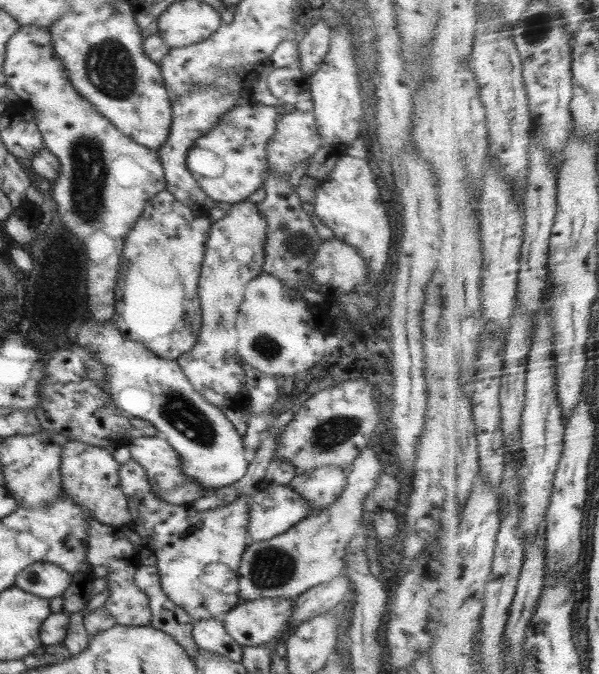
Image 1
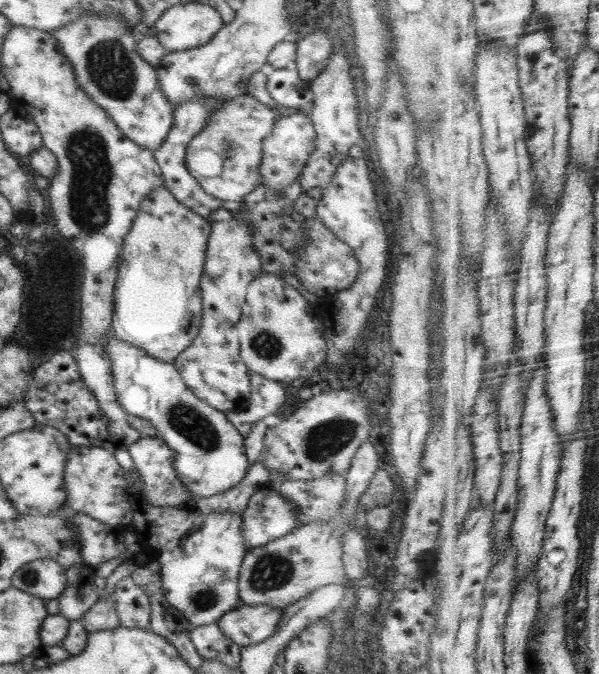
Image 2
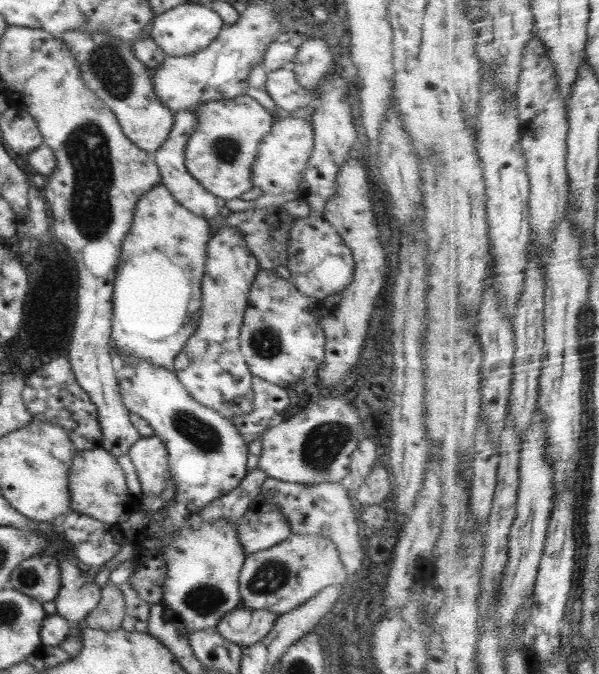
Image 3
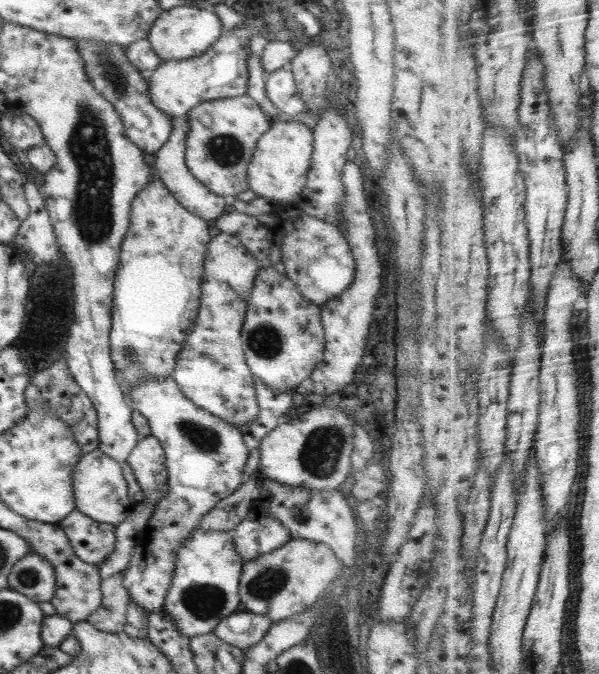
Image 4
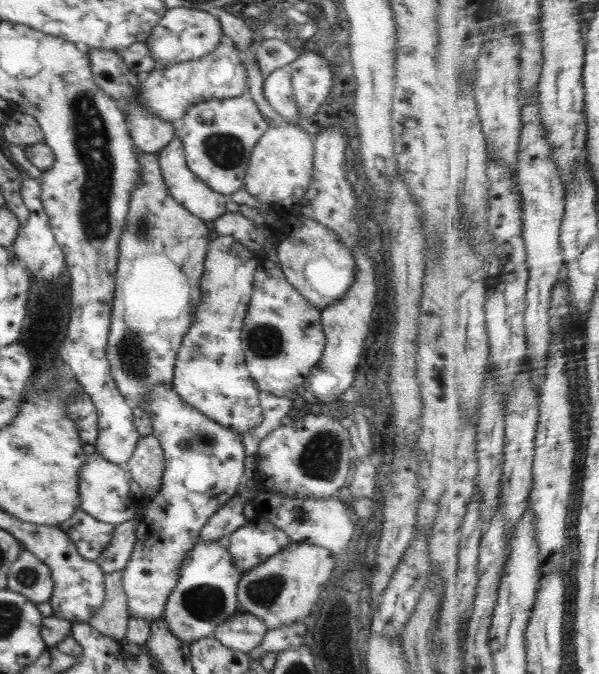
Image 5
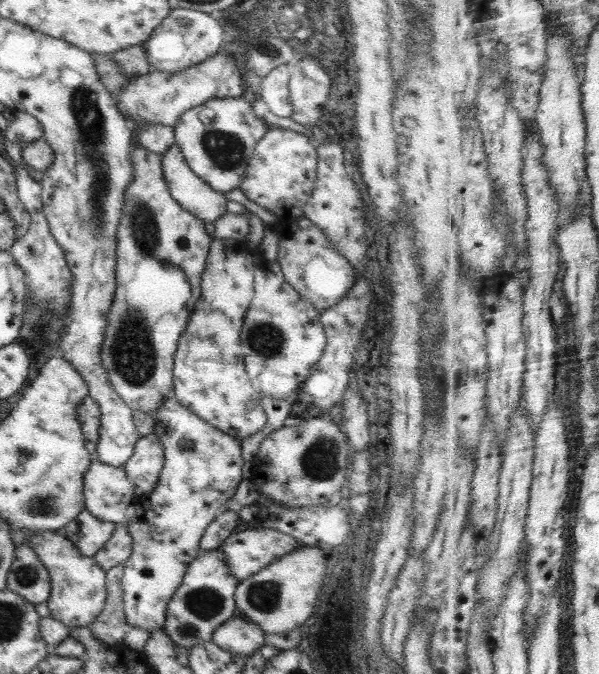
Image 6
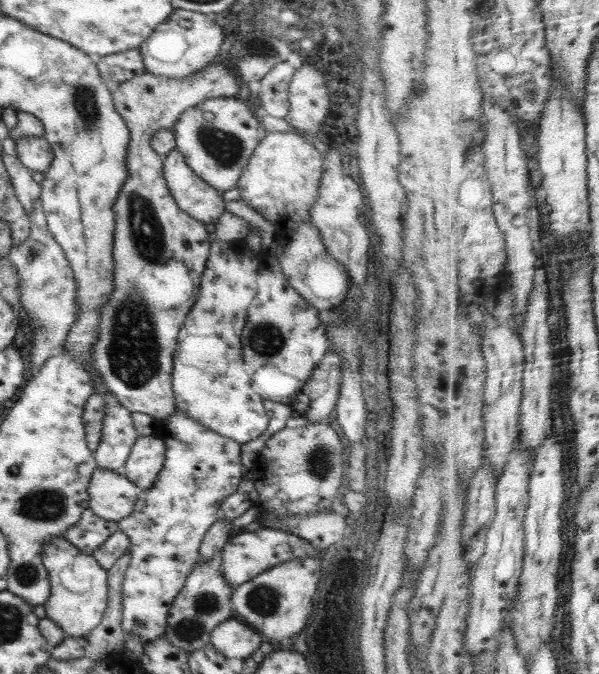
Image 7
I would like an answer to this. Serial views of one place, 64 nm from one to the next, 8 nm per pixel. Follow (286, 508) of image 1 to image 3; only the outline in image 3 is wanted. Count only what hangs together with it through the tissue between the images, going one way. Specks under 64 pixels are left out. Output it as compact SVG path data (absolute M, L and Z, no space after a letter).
M259 494L235 523L240 544L247 555L266 550L291 535L287 518L279 511L277 504Z

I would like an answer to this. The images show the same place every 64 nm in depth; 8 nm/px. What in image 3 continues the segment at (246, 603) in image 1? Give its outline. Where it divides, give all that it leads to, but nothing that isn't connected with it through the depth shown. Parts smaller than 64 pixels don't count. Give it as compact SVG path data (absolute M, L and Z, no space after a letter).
M244 608L251 614L251 623L244 631L236 631L229 625L229 614L224 616L216 630L230 642L241 647L252 646L255 642L262 640L274 628L274 622L277 622L278 616L266 609L254 610Z

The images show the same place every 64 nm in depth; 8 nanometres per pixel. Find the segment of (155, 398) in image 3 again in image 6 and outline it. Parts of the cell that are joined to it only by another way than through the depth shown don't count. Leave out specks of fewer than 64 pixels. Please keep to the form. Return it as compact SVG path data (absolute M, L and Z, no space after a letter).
M175 396L168 397L168 399L162 401L162 407L154 413L153 419L155 422L155 429L152 432L152 436L163 444L164 449L164 462L163 468L160 473L160 478L158 480L158 486L152 490L151 493L145 495L139 494L136 503L134 504L134 514L131 519L125 524L126 528L129 530L130 536L132 537L132 554L128 557L128 560L123 564L123 603L124 612L126 616L126 623L129 627L138 627L138 629L144 629L150 632L154 632L157 629L162 629L164 627L164 622L166 619L166 611L168 603L172 598L172 595L177 591L177 588L182 584L184 575L186 574L186 569L188 568L188 563L192 562L192 559L197 557L201 548L199 547L200 539L206 530L206 527L217 517L220 516L226 510L226 504L230 498L234 496L237 487L242 478L242 466L245 462L242 454L241 439L234 438L230 434L226 434L221 430L218 430L215 426L204 422L192 411L186 409L186 407L180 405Z

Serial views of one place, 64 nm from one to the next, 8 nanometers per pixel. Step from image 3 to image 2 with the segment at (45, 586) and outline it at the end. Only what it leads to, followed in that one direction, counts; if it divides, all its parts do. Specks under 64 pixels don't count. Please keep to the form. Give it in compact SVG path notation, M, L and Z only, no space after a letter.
M51 558L26 563L11 578L12 587L45 601L57 599L66 581L65 568Z

